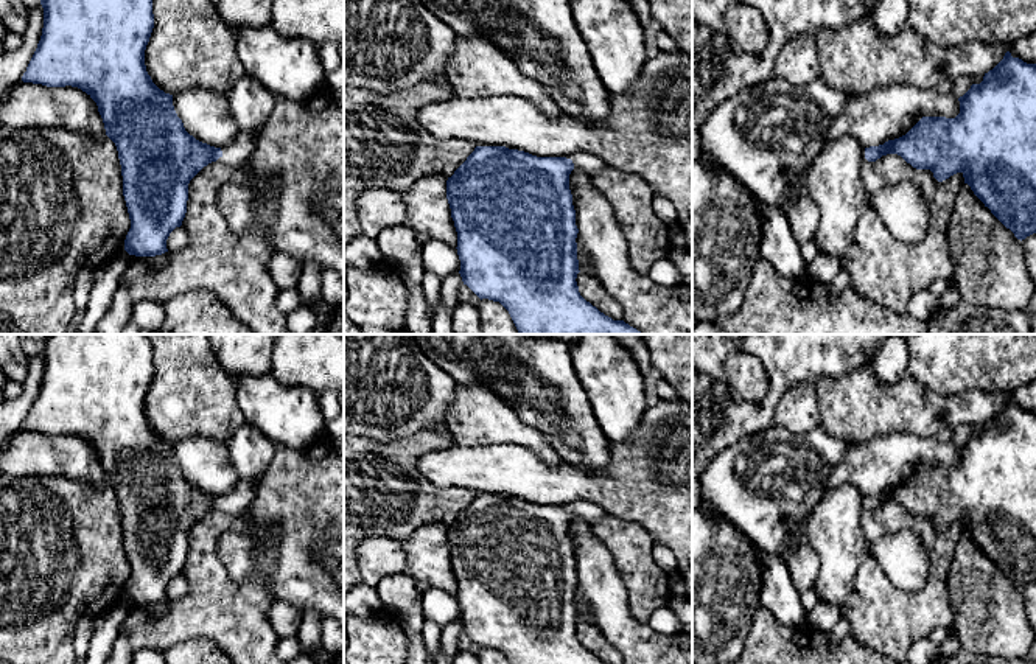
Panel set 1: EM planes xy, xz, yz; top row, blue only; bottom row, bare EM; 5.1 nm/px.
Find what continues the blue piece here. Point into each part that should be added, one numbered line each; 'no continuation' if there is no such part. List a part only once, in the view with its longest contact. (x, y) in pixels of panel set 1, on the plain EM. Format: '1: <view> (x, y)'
1: xy (235, 503)

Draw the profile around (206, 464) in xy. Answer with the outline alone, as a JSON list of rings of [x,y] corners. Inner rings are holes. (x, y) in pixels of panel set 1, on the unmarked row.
[[[205,437],[173,443],[173,454],[185,479],[196,488],[224,496],[240,482],[226,443]]]

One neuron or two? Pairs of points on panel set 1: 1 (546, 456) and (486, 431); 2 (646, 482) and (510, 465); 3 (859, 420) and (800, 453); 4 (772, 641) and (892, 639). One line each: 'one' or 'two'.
1: one
2: one
3: two
4: two

